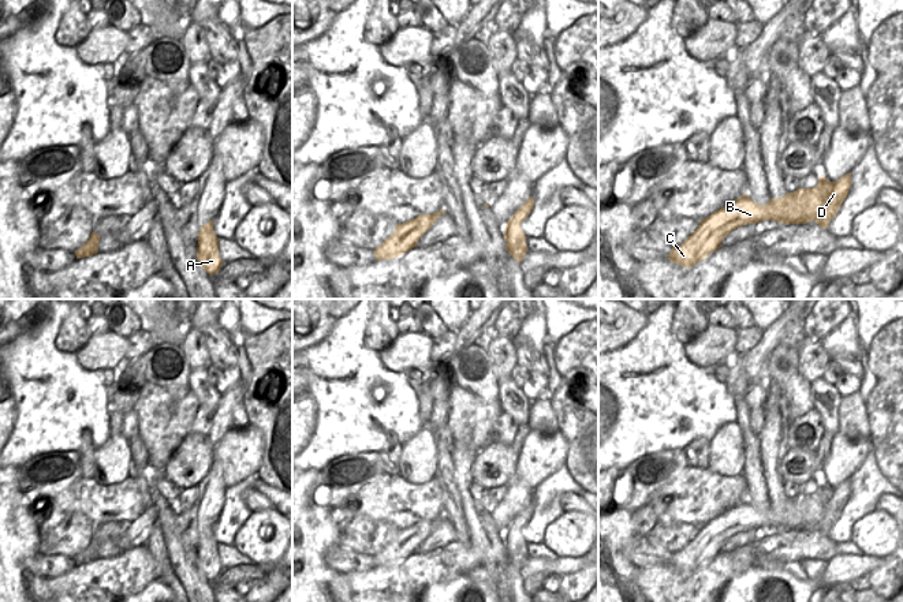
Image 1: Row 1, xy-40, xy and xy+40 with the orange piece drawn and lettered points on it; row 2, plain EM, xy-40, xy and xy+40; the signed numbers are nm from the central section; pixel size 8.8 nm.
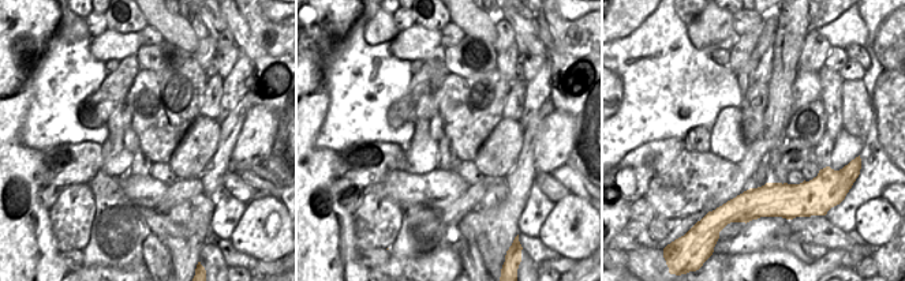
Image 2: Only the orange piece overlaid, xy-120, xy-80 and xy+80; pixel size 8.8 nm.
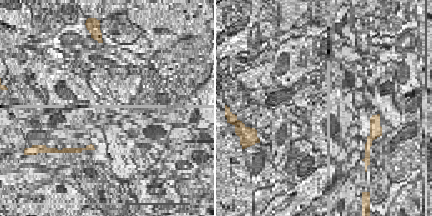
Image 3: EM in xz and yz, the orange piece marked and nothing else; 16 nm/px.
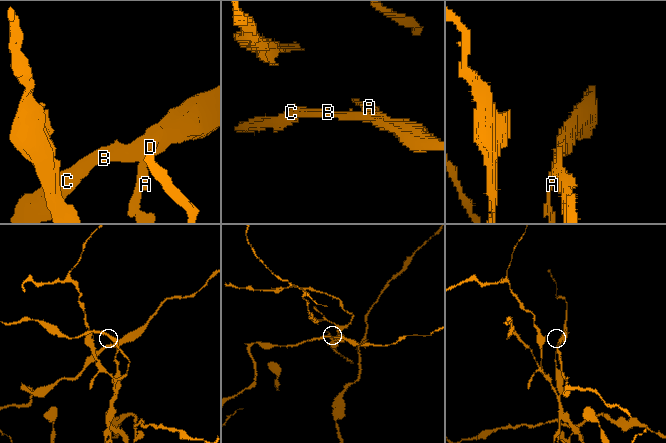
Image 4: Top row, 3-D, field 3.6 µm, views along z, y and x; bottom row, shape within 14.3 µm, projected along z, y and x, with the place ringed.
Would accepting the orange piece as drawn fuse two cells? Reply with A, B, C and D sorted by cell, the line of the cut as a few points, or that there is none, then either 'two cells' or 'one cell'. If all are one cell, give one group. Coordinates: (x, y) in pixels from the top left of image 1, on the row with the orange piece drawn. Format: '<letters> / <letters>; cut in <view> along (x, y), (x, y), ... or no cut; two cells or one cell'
A / B C D; cut in xy along (511, 217), (519, 224); two cells

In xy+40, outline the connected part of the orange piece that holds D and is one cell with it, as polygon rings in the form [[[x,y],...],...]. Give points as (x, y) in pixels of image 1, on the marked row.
[[[851,173],[837,182],[829,182],[824,175],[813,188],[798,188],[766,205],[751,201],[747,192],[732,203],[699,221],[698,228],[678,247],[672,247],[668,259],[691,268],[721,247],[723,239],[734,229],[772,220],[783,224],[806,224],[818,218],[826,228],[839,212],[851,187]]]

